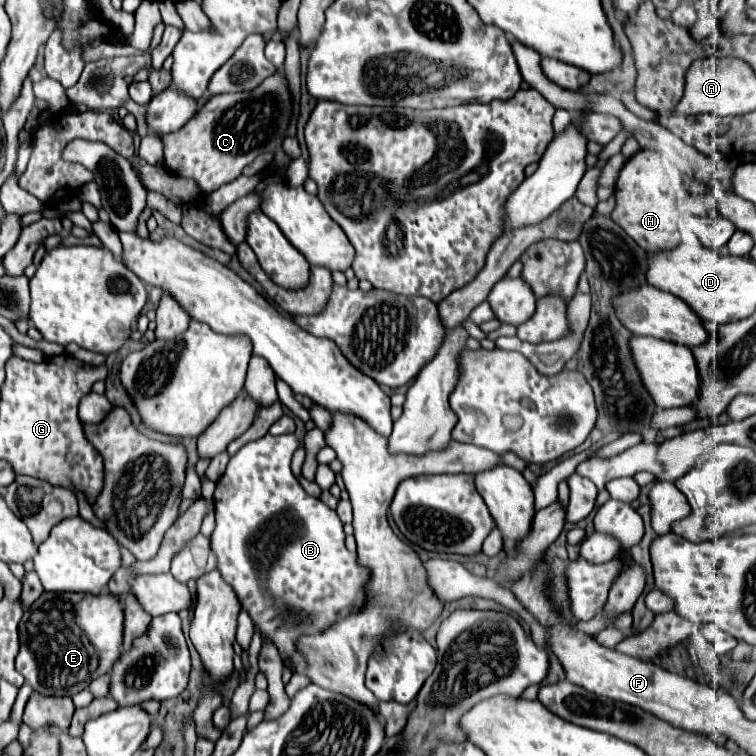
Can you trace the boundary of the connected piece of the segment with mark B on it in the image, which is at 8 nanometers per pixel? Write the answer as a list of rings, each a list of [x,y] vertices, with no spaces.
[[[265,434],[263,438],[255,440],[255,442],[249,442],[245,444],[227,464],[227,470],[225,474],[219,478],[217,482],[217,488],[215,488],[215,530],[213,530],[213,536],[211,536],[211,548],[217,556],[217,570],[221,572],[221,576],[225,578],[225,582],[229,582],[237,596],[239,596],[239,602],[243,604],[243,608],[249,612],[249,616],[253,618],[255,626],[261,630],[263,636],[269,636],[273,640],[273,644],[279,648],[279,654],[281,654],[281,660],[285,662],[287,656],[291,654],[291,650],[295,648],[293,646],[293,640],[301,634],[319,634],[327,628],[331,628],[339,618],[355,612],[361,604],[363,604],[363,582],[367,580],[367,570],[361,568],[357,564],[357,554],[351,554],[347,548],[345,548],[345,534],[343,534],[343,524],[337,516],[335,510],[331,510],[329,506],[325,506],[319,498],[313,498],[309,496],[303,486],[299,484],[299,480],[293,476],[291,472],[291,458],[295,454],[295,450],[299,448],[299,438],[295,434],[283,434],[283,436],[271,436],[271,434]]]

